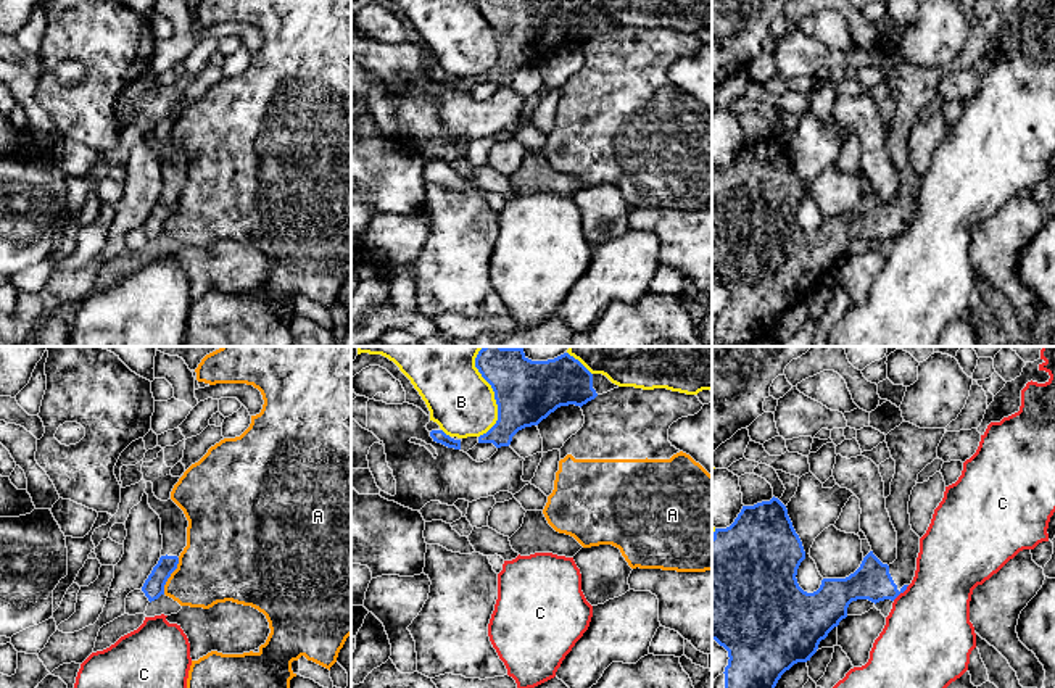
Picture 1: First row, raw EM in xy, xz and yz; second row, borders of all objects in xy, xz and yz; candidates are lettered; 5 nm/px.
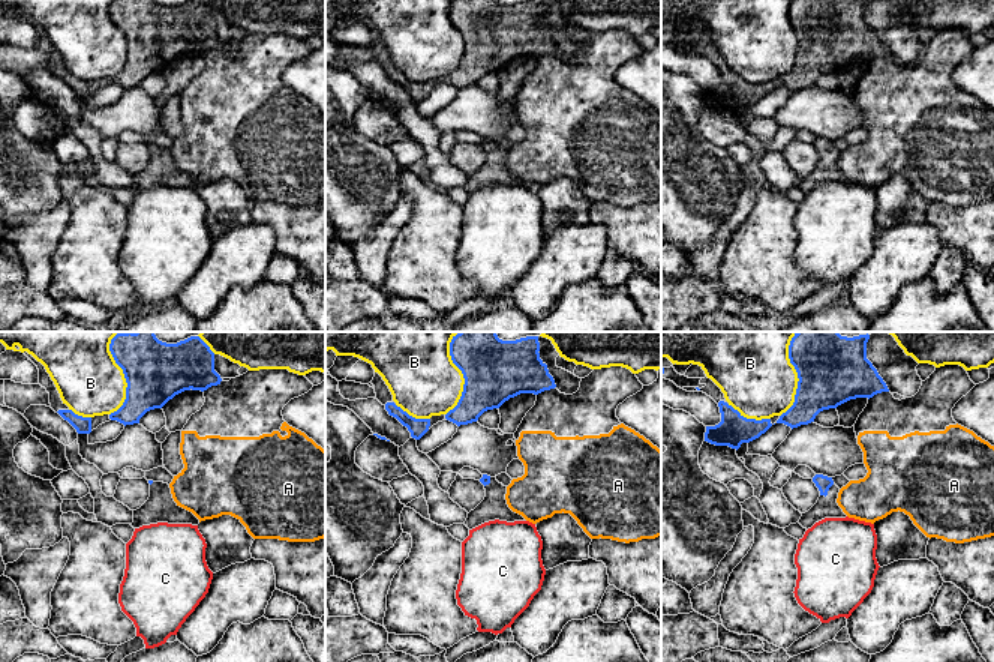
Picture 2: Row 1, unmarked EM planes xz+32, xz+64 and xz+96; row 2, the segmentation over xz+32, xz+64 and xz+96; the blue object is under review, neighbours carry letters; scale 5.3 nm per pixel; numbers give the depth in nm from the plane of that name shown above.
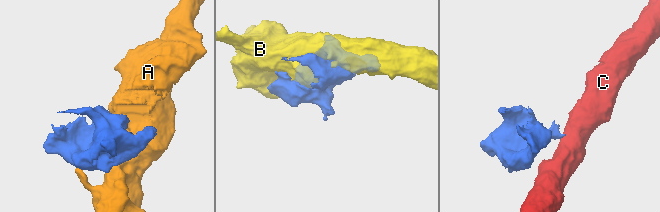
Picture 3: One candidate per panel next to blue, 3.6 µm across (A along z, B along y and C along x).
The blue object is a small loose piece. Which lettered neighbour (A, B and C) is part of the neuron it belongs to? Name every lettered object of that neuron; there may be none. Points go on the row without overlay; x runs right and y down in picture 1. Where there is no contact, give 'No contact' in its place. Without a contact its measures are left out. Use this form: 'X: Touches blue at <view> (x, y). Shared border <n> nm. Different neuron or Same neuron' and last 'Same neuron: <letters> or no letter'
A: Touches blue at xy (169, 215). Shared border 200 nm. Different neuron
B: Touches blue at xz (495, 37). Shared border 380 nm. Different neuron
C: Touches blue at yz (901, 231). Shared border 120 nm. Different neuron
Same neuron: no letter

